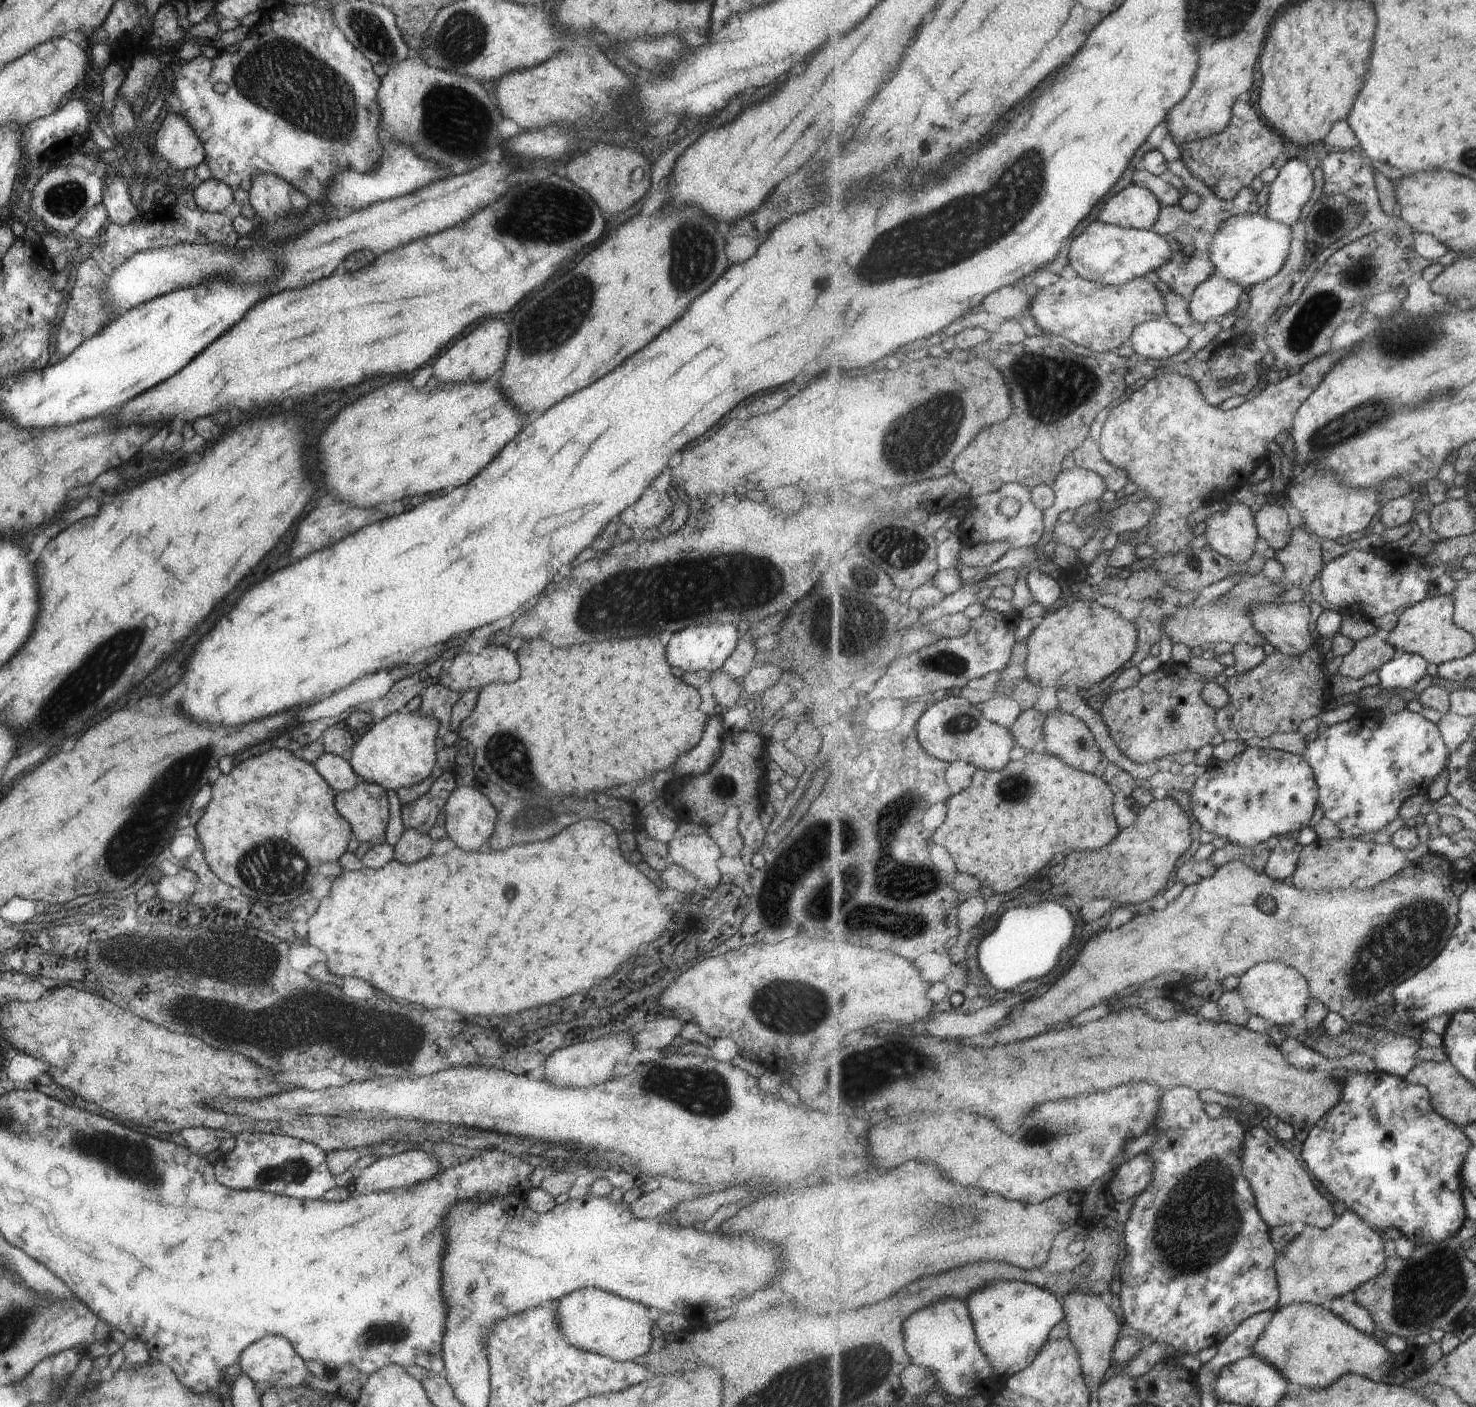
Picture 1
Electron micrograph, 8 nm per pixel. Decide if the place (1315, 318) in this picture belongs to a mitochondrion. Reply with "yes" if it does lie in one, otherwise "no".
yes

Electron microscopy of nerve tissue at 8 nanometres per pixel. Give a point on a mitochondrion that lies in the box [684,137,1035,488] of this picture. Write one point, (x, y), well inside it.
(917, 442)

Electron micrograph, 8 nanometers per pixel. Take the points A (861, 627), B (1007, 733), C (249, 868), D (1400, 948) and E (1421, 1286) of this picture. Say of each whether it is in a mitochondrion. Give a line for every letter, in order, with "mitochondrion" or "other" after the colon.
A: mitochondrion
B: other
C: mitochondrion
D: mitochondrion
E: mitochondrion

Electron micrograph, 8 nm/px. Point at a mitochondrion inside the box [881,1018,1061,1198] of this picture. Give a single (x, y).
(1036, 1136)

